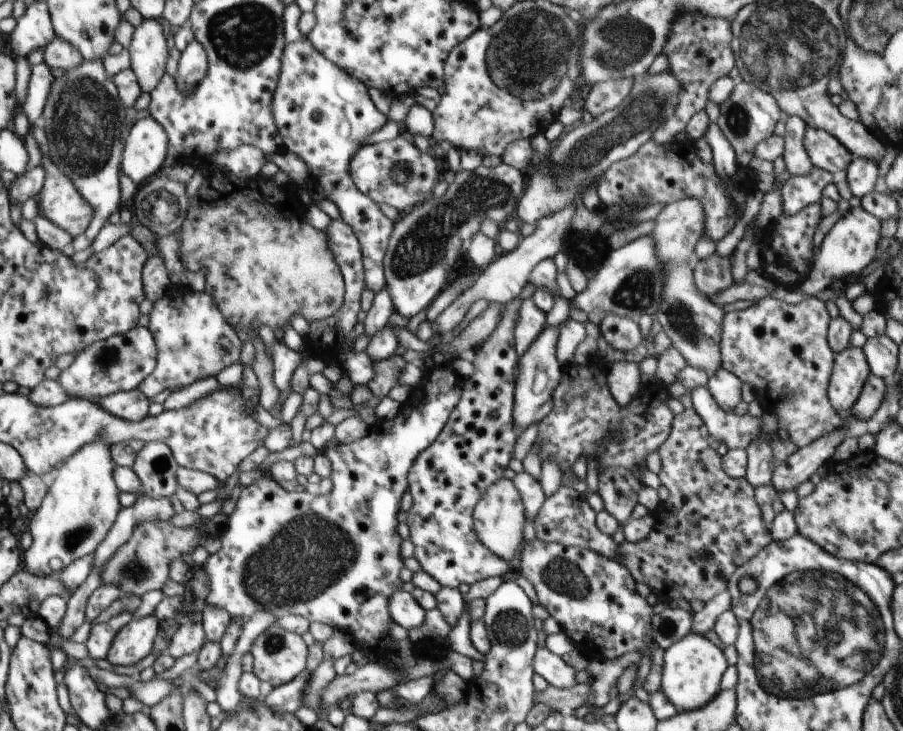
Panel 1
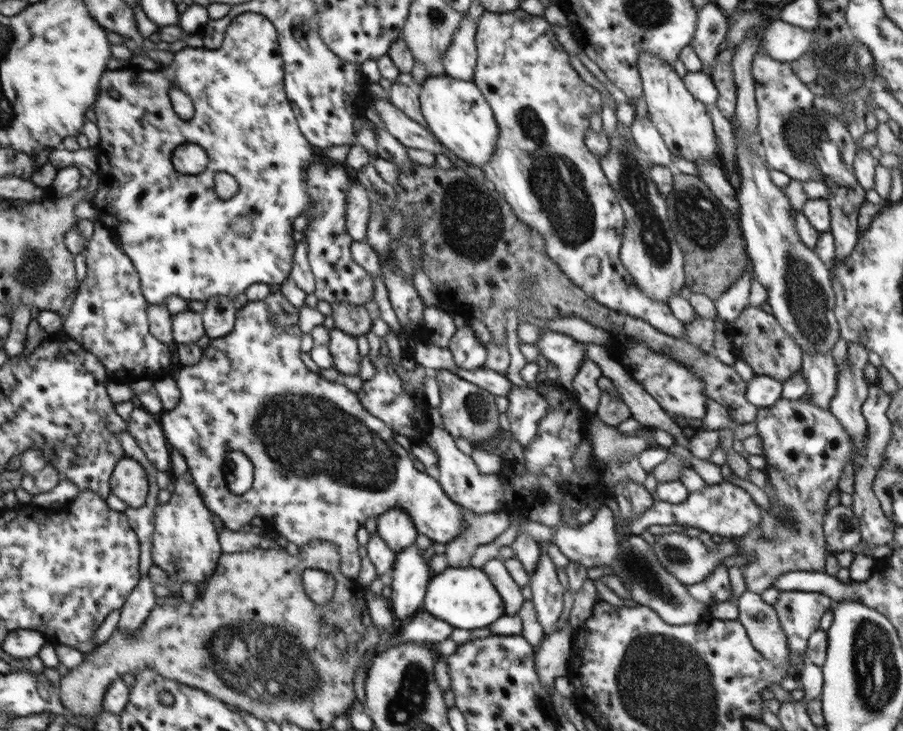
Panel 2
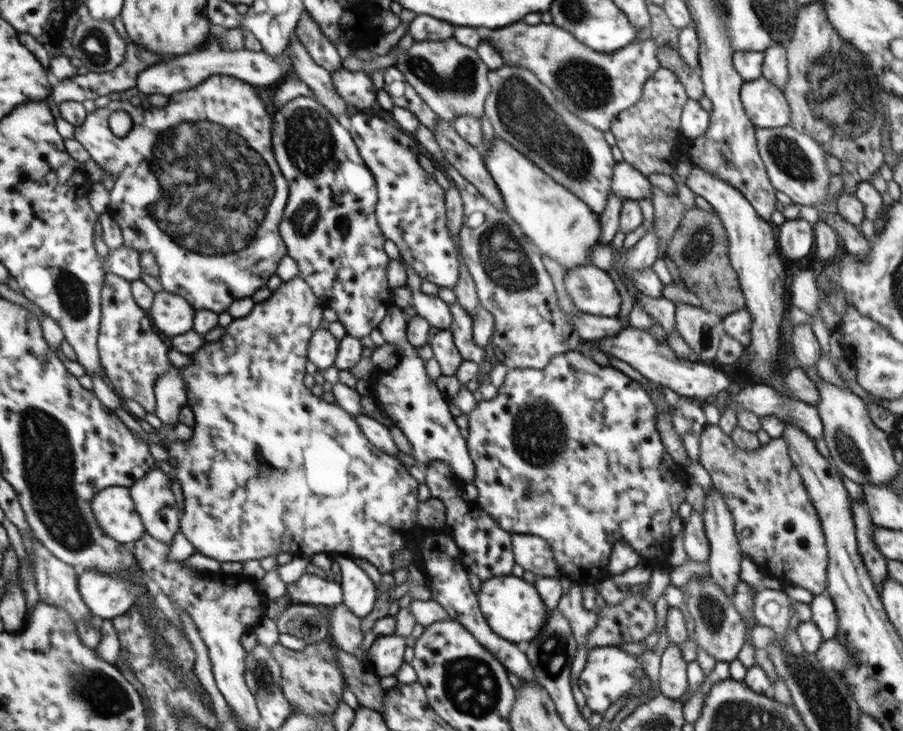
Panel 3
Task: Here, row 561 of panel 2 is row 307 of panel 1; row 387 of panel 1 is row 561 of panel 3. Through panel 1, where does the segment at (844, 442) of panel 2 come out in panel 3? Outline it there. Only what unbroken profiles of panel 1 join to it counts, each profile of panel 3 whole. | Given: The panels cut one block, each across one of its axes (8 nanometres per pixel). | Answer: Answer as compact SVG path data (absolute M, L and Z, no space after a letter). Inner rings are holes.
M708 425L700 436L699 463L708 472L713 486L722 493L735 523L741 552L746 554L764 573L784 583L802 586L814 596L827 590L828 553L825 535L810 493L789 456L788 444L782 437L772 438L757 450L743 450L734 445L717 425Z

